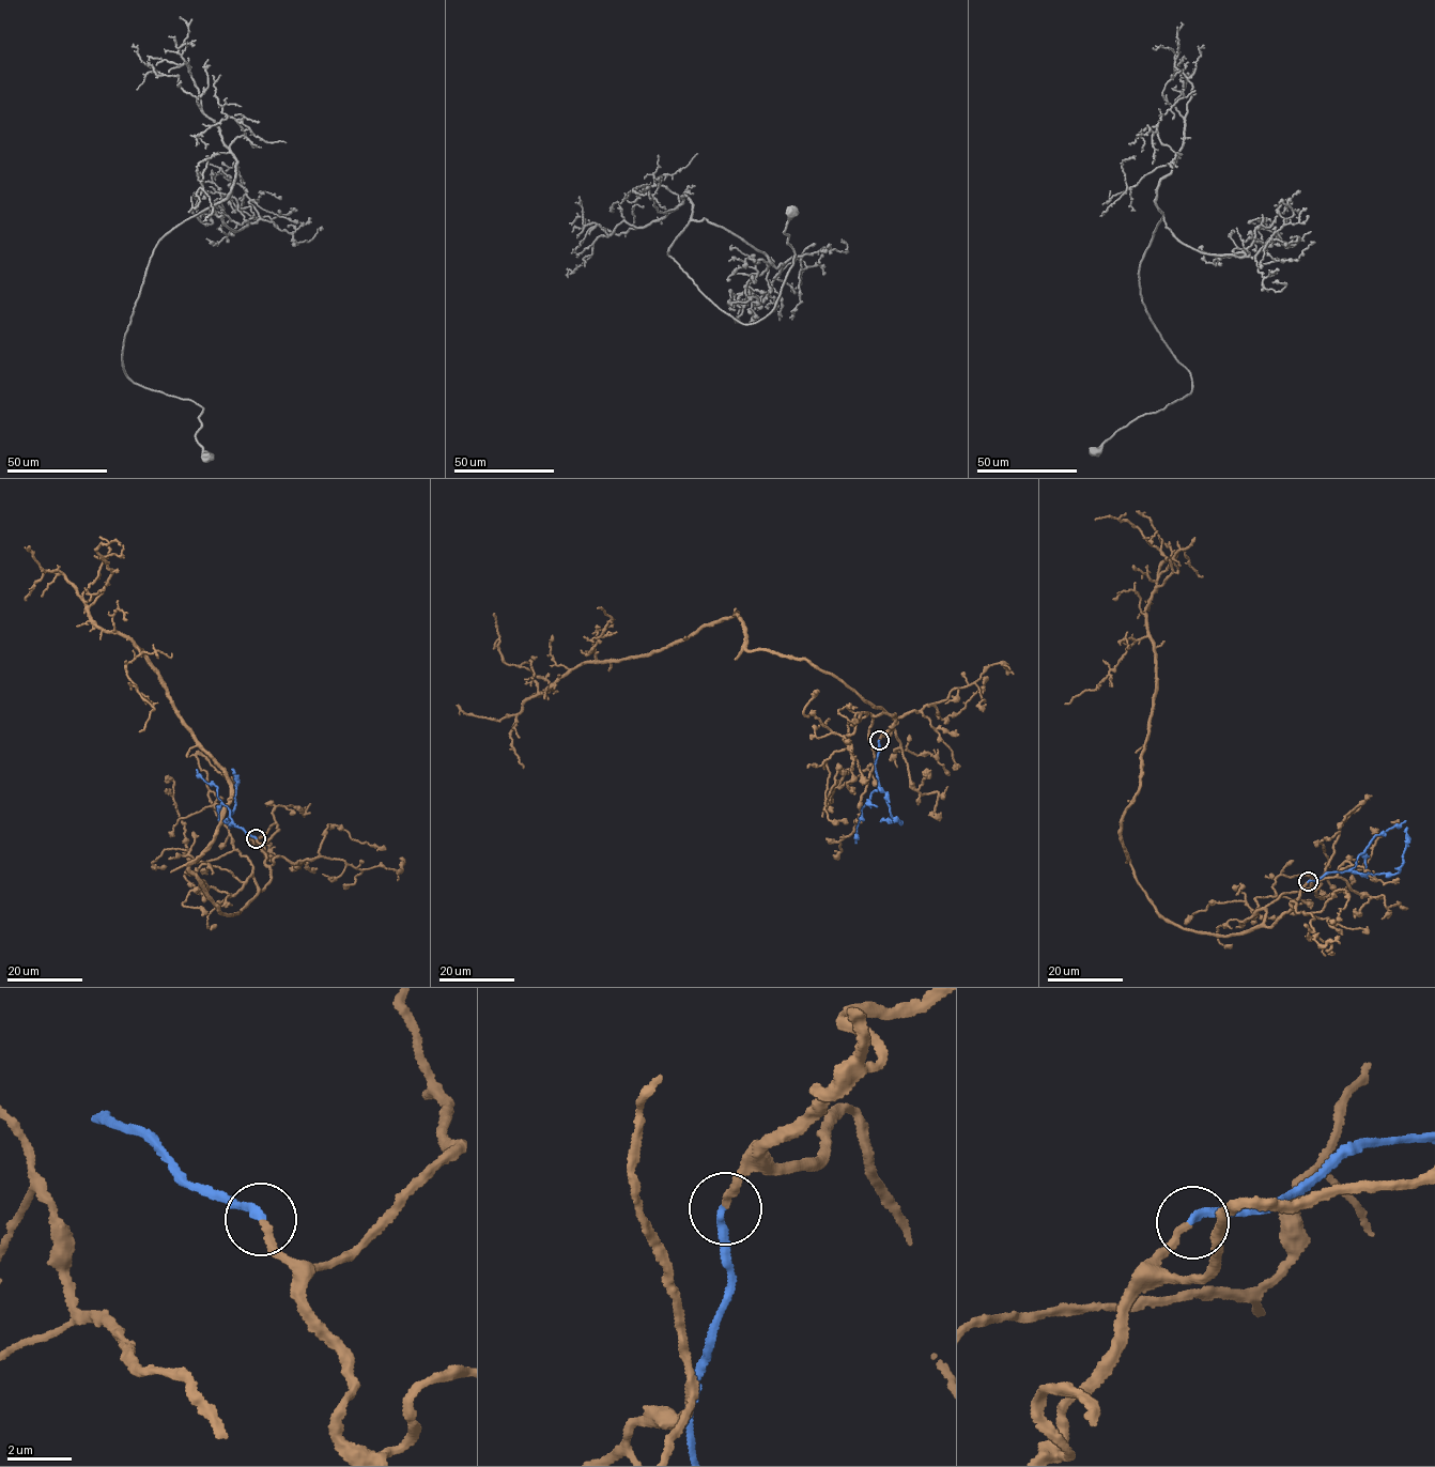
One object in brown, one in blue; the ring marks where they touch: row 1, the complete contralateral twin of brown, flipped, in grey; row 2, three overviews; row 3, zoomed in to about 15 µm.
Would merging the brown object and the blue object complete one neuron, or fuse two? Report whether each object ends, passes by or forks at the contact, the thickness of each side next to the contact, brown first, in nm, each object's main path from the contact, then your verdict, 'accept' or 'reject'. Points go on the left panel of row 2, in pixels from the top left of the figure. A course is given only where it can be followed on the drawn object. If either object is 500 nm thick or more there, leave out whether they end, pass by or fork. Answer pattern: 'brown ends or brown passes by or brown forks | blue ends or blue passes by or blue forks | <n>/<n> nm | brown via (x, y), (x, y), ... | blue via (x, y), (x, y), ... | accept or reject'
brown ends | blue ends | 240/260 nm | brown via (256, 838), (269, 880), (220, 914), (189, 869), (227, 773), (90, 615), (111, 573), (95, 550), (120, 545) | blue via (256, 837), (224, 821), (235, 805), (235, 775), (232, 769) | accept

